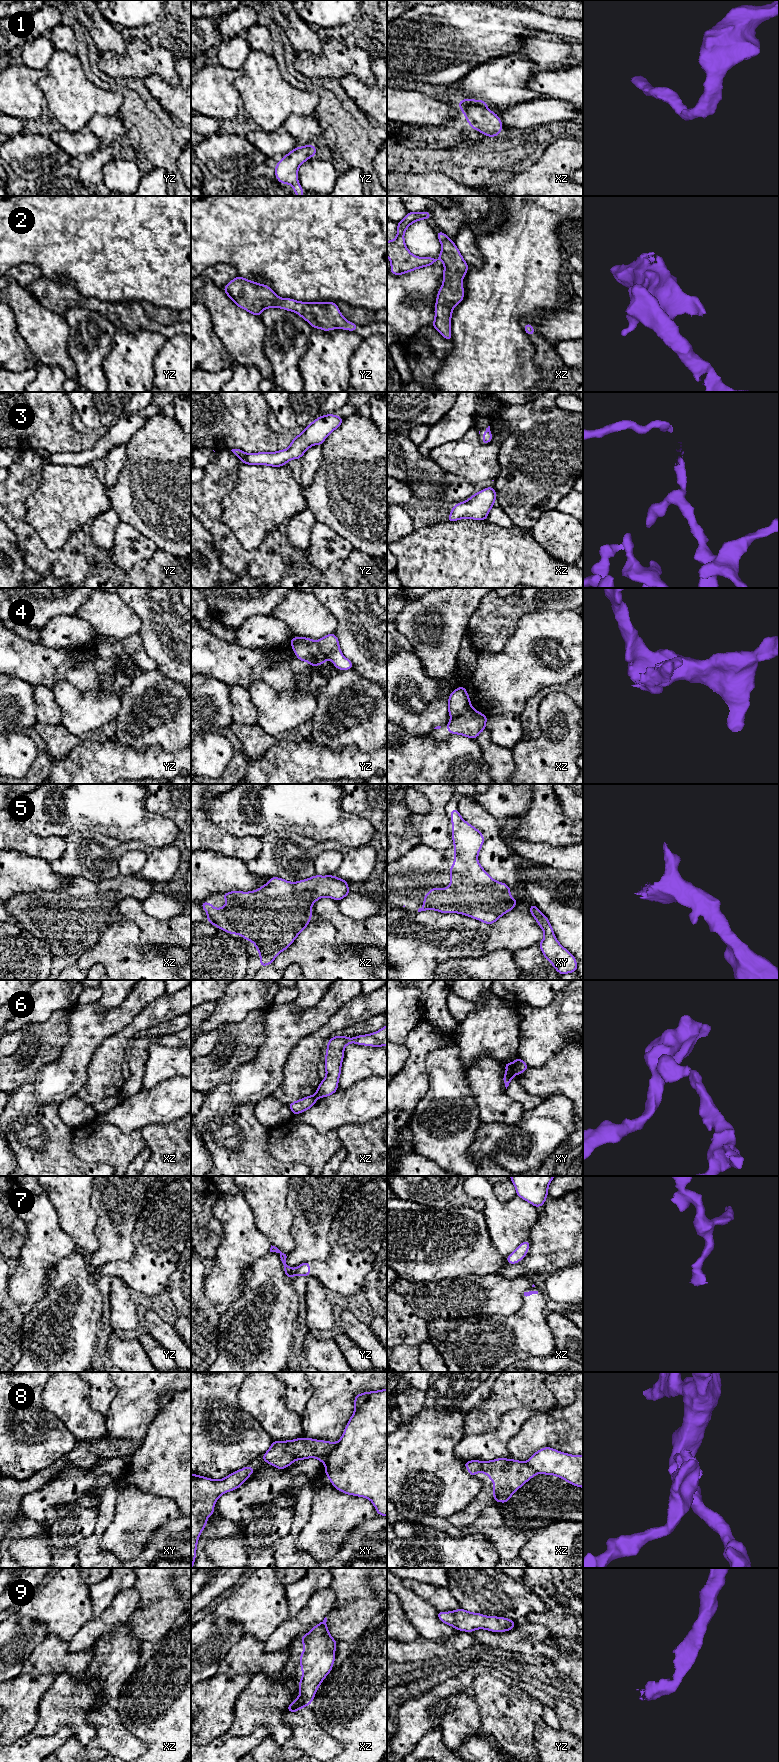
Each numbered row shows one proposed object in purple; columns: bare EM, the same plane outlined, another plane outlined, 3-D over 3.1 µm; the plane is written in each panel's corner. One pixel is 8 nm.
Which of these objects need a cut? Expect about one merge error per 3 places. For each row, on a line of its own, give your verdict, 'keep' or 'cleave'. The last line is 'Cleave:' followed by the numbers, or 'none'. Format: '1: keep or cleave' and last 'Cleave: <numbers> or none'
1: keep
2: keep
3: keep
4: cleave
5: keep
6: cleave
7: keep
8: cleave
9: keep
Cleave: 4, 6, 8

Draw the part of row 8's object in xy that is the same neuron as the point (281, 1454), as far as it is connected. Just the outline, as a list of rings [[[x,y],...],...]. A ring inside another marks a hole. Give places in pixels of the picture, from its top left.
[[[308,1437],[288,1441],[273,1441],[261,1460],[277,1469],[285,1469],[295,1460],[305,1460],[306,1458],[317,1458],[326,1465],[328,1456],[337,1445],[338,1442],[315,1440]]]

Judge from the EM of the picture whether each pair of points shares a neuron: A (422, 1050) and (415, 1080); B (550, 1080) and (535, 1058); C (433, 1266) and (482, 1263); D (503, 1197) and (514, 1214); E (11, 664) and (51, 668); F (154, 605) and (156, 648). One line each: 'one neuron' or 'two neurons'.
A: one neuron
B: two neurons
C: one neuron
D: two neurons
E: one neuron
F: one neuron

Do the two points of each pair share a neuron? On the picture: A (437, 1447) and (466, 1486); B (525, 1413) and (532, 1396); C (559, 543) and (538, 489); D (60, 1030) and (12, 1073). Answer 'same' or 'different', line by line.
A: same
B: different
C: different
D: same

